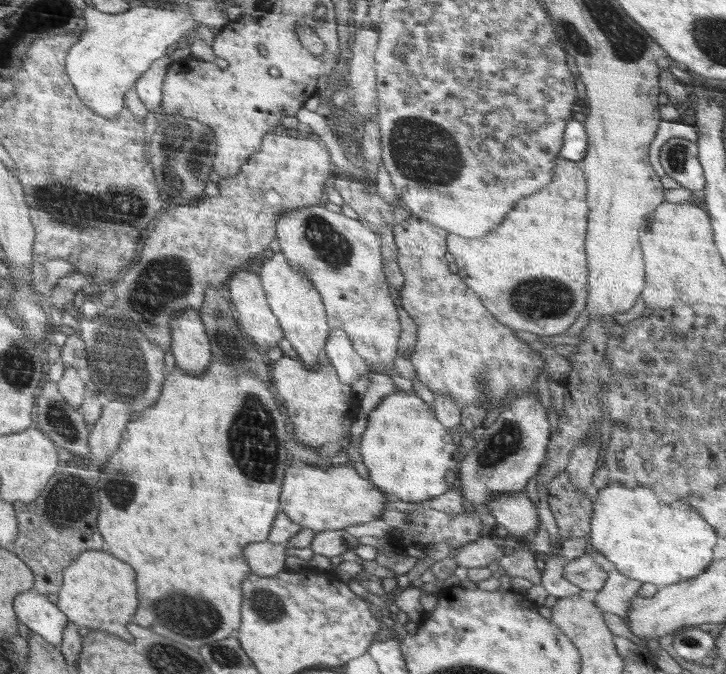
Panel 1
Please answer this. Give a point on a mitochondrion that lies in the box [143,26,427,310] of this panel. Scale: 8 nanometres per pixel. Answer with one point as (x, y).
(184, 161)

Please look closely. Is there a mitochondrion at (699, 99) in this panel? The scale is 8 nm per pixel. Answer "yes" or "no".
no

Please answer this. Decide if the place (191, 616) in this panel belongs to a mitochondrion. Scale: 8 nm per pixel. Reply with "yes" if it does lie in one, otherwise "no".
yes

